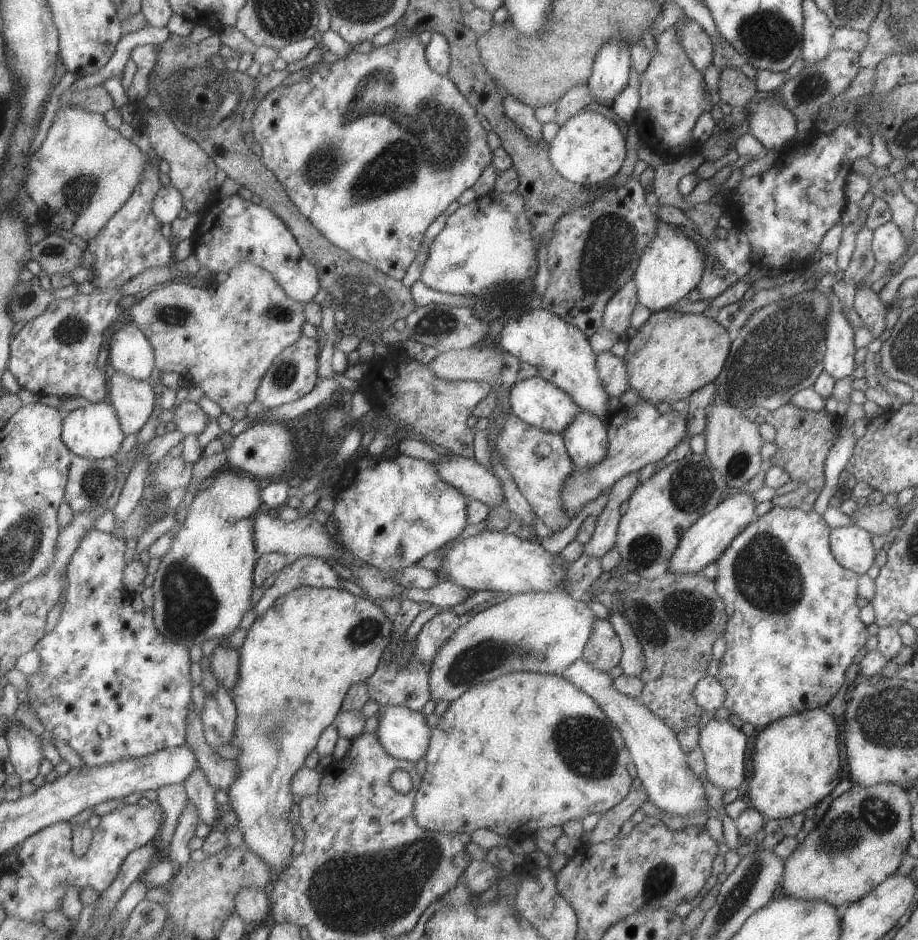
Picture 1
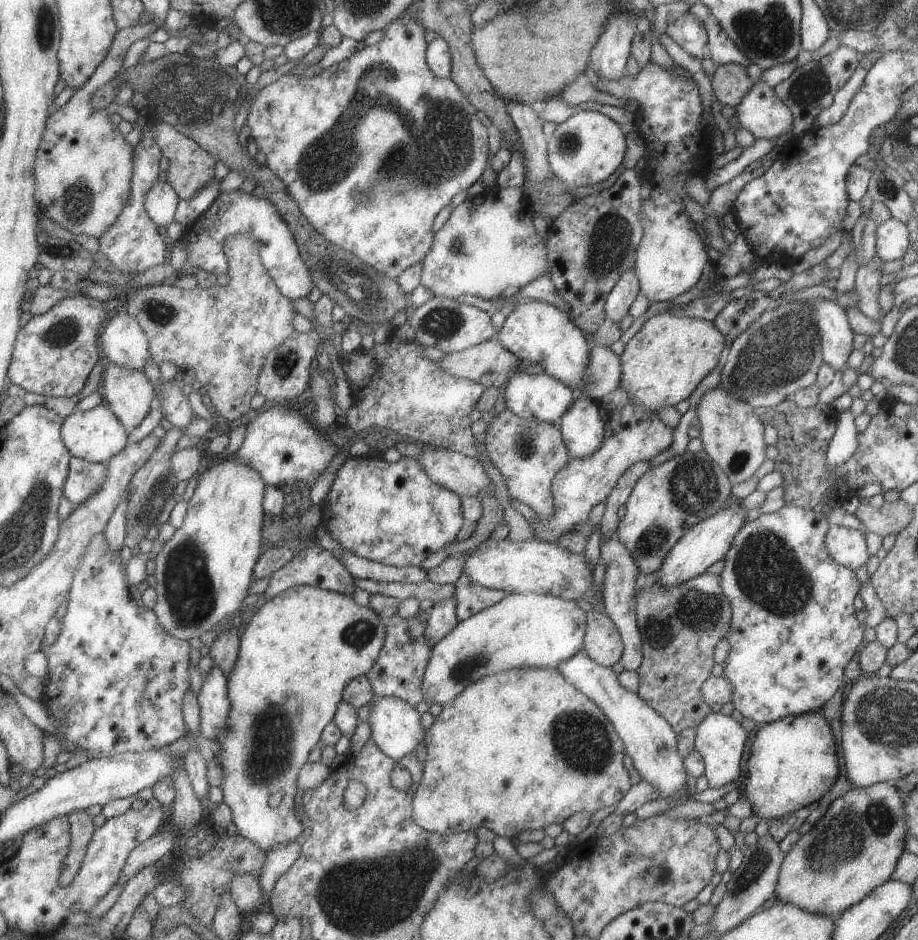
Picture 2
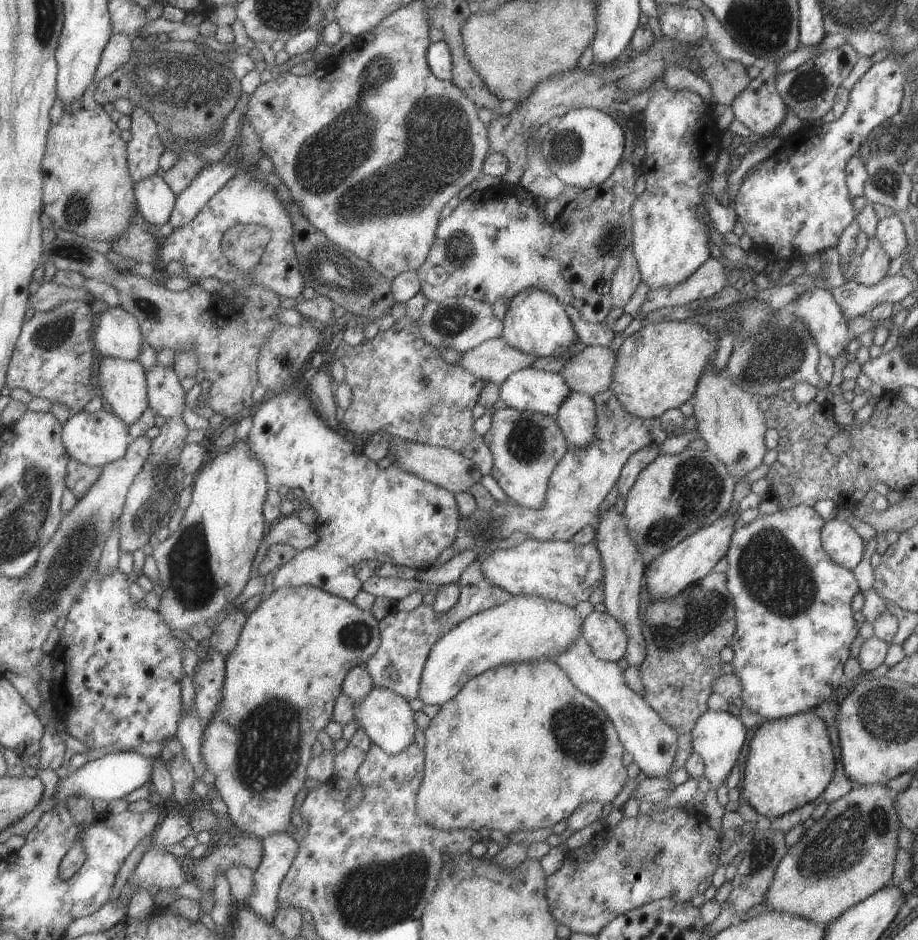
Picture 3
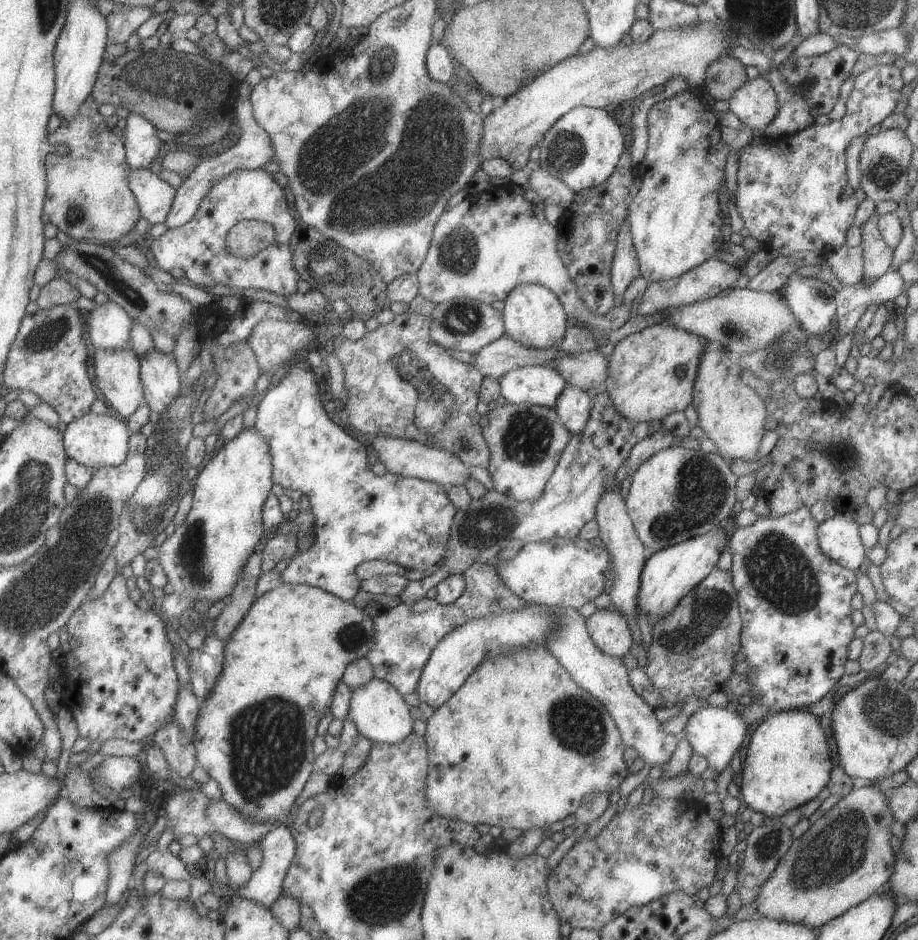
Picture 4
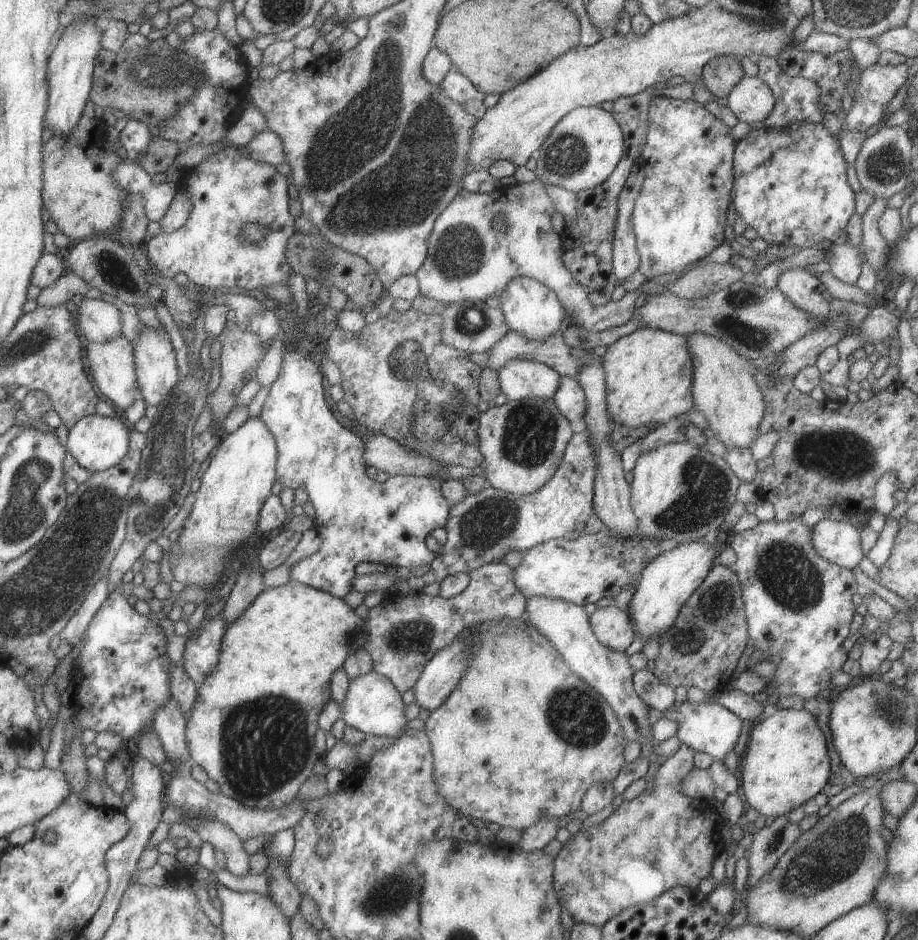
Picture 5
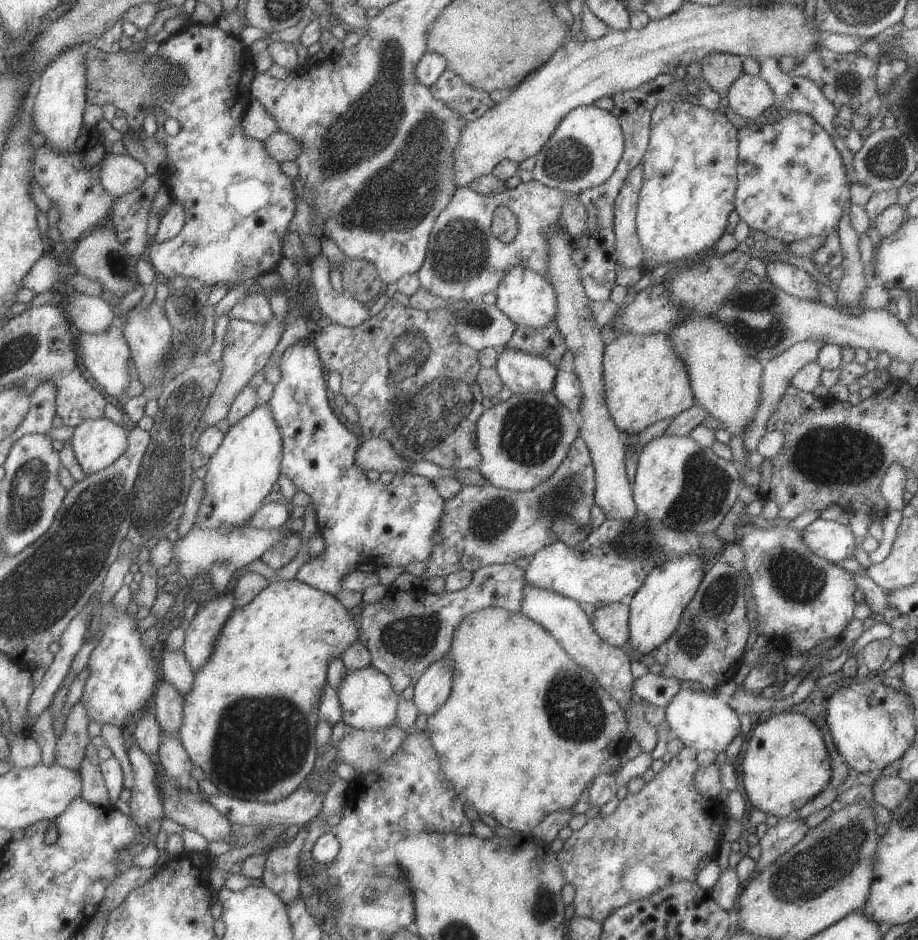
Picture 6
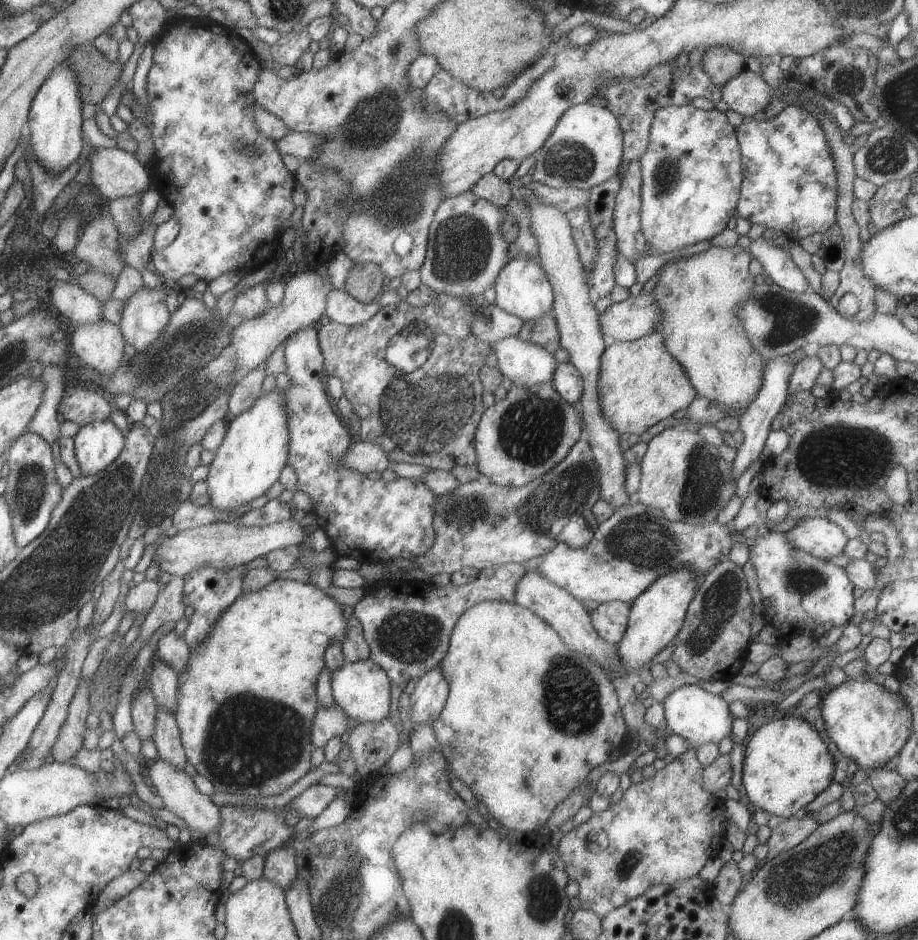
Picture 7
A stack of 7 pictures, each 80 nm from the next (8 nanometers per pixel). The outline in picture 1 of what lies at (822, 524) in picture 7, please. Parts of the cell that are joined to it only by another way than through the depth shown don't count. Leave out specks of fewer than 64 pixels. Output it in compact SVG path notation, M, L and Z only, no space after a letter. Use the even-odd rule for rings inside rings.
M853 524L830 529L828 545L839 566L858 575L865 574L877 552L871 547L870 535Z

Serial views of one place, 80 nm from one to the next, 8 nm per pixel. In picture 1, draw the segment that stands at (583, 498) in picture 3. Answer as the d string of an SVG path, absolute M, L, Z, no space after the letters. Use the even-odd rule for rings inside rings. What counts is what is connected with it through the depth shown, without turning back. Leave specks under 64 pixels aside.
M631 388L616 399L609 398L602 421L608 435L604 459L581 470L574 468L562 486L560 497L569 520L584 504L603 494L619 478L638 471L649 462L661 460L685 435L685 416L673 410L660 415L655 406L642 399L637 391Z

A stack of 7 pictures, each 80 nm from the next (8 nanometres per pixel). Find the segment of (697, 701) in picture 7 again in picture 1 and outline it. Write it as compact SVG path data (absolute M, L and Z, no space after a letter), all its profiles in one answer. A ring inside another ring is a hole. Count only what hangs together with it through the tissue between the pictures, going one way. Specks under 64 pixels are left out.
M711 717L698 729L697 746L704 756L705 774L711 784L722 788L723 791L739 788L745 774L745 744L747 737L739 727L735 727L727 719Z

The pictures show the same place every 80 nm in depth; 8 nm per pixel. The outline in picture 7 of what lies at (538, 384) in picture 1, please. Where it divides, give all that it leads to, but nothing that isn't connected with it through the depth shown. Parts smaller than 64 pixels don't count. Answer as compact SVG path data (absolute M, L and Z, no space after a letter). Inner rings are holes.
M513 335L496 340L491 349L496 367L513 385L529 387L551 382L556 363L553 354L542 346Z

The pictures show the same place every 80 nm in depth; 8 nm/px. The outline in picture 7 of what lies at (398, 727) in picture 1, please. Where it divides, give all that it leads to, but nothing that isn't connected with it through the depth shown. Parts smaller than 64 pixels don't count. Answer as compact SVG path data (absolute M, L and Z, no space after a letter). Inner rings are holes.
M370 657L355 662L345 662L339 668L330 672L330 687L332 697L345 714L359 723L365 721L377 722L387 717L389 712L389 679L375 665Z

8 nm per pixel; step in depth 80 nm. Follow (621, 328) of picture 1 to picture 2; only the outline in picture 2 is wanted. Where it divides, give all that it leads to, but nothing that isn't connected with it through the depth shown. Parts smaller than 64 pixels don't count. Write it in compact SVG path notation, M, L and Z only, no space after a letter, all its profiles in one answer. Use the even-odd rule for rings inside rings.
M634 267L624 270L609 291L604 302L606 318L618 325L618 322L628 312L636 296L640 292L640 286Z

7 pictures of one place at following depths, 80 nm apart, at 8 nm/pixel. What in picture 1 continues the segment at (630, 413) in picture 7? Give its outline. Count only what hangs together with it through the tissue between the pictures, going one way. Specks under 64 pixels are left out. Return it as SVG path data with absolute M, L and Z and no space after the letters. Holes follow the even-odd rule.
M667 309L652 312L627 341L622 359L628 374L628 386L653 406L657 402L670 405L677 400L687 400L691 392L715 379L721 372L731 339L730 330L725 330L715 319L701 313Z

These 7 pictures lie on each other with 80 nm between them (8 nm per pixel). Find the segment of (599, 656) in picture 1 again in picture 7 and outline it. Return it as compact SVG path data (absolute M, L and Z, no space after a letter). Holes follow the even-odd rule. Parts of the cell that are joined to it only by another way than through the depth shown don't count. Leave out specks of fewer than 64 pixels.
M607 601L589 612L595 632L607 644L616 645L626 629L630 603Z

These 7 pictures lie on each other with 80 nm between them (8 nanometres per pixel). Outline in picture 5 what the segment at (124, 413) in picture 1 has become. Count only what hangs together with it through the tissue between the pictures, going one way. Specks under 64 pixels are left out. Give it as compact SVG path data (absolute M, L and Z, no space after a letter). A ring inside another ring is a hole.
M122 335L113 338L113 340L107 340L107 342L89 342L85 347L83 361L89 368L91 378L93 378L92 384L121 414L140 395L135 377L135 362L133 360L132 344Z

